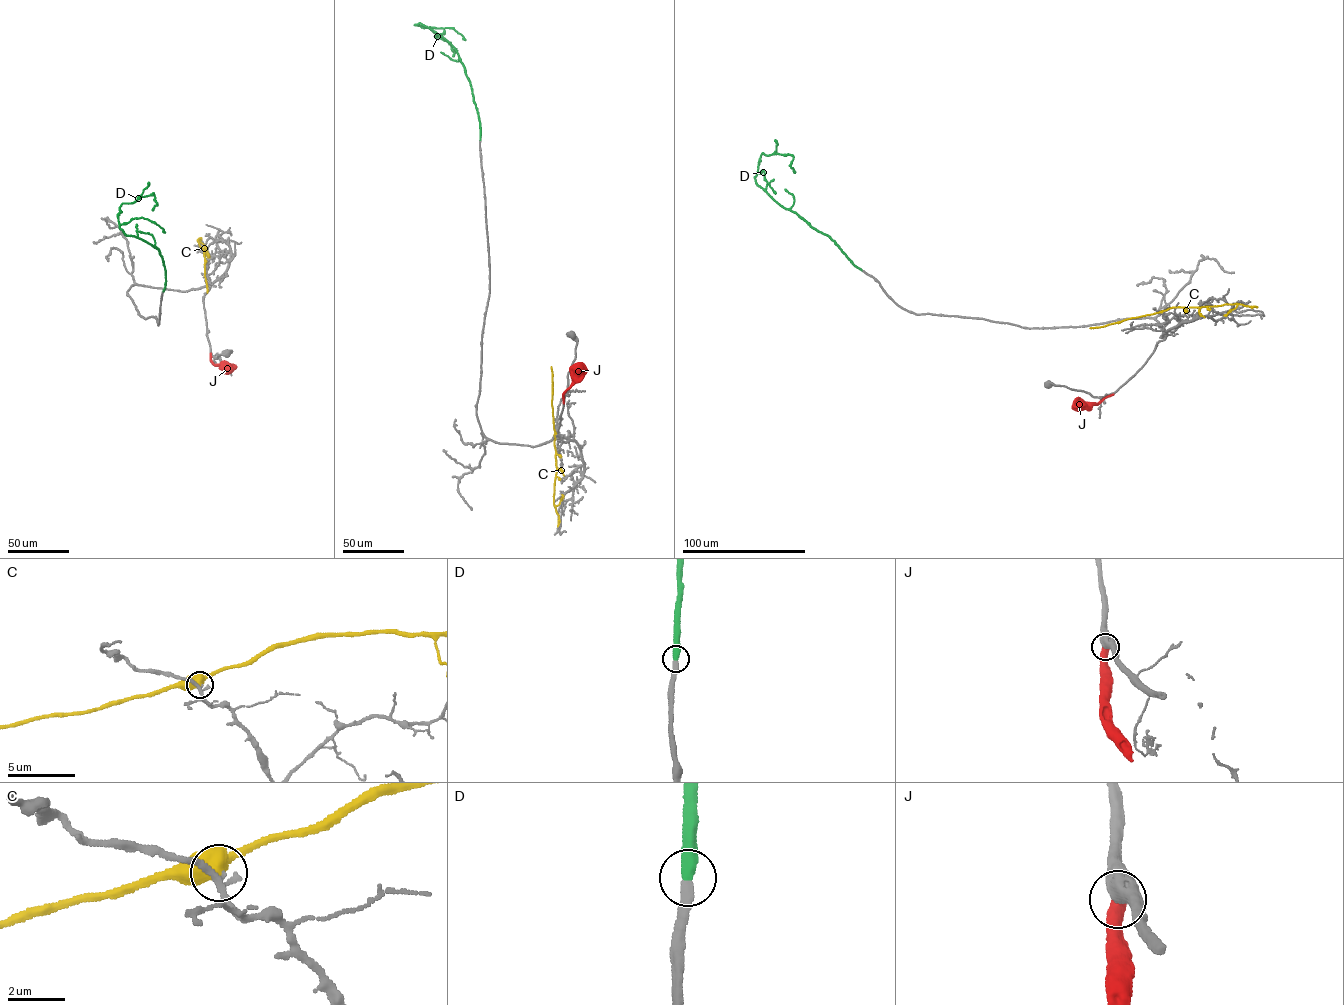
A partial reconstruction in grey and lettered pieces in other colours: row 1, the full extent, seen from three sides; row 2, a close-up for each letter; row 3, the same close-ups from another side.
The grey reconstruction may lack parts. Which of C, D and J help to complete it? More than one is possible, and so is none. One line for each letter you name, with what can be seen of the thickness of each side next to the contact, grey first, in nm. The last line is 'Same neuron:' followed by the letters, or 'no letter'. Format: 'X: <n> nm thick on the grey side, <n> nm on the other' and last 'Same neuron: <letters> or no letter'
D: 420 nm thick on the grey side, 480 nm on the other
Same neuron: D

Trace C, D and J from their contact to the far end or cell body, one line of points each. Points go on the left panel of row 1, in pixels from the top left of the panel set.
C: (206, 261), (199, 238)
D: (163, 291), (165, 269), (159, 250), (126, 235), (118, 220), (122, 203), (153, 193), (157, 204), (152, 210)
J: (210, 353), (214, 364), (233, 368)

